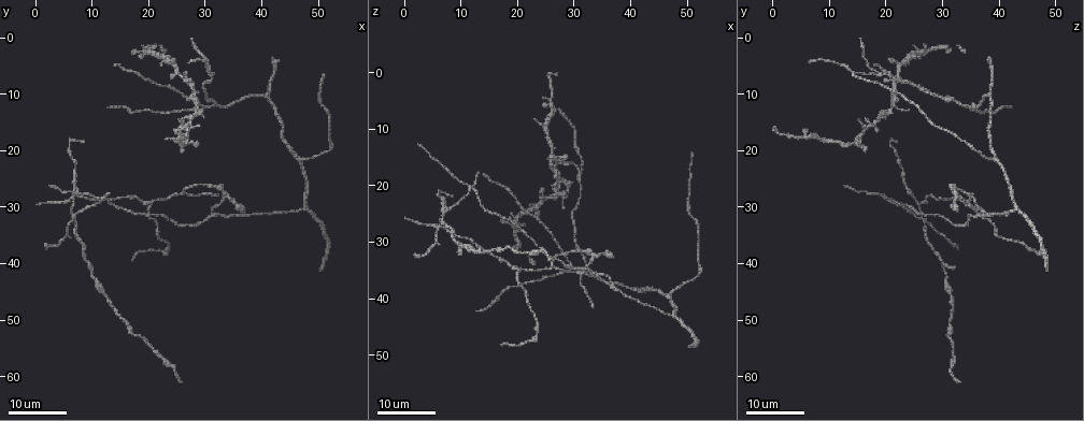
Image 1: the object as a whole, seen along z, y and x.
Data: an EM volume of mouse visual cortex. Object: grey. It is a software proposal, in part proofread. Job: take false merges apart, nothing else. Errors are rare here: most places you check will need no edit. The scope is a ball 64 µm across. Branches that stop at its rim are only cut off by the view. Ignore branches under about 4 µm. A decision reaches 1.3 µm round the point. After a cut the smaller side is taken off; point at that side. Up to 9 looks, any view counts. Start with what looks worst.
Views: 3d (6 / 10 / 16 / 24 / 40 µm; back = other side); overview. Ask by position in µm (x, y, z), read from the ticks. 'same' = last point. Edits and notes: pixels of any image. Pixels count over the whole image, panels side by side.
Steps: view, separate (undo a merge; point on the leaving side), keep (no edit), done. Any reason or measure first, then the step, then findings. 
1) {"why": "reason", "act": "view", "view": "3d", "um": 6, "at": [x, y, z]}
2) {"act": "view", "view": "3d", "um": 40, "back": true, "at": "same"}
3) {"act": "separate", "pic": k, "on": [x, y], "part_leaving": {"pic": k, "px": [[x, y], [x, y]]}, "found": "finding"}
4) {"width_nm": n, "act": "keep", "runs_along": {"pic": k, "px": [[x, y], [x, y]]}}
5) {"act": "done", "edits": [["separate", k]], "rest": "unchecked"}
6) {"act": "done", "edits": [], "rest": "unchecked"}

{"why": "looks like a crossing", "act": "view", "view": "3d", "um": 16, "at": [12.0, 28.5, 20.5]}

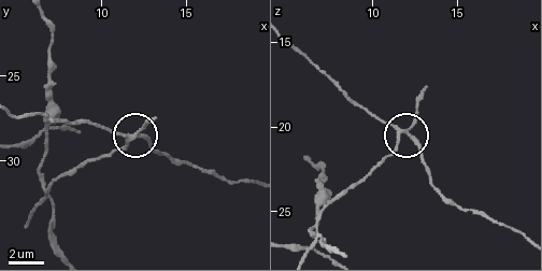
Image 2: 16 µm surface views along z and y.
{"why": "zoom in", "act": "view", "view": "3d", "um": 10, "at": [11.5, 28.6, 20.3]}

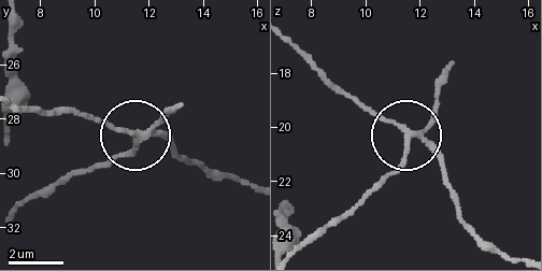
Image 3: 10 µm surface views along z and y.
{"side_arm_um": 13, "act": "separate", "pic": 3, "on": [130, 153], "part_leaving": {"pic": 3, "px": [[144, 136], [130, 150], [70, 173], [22, 203]]}, "found": "two neurons meet here"}

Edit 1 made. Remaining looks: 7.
{"why": "a fork", "act": "view", "view": "3d", "um": 16, "at": [36.5, 31.0, 37.5]}

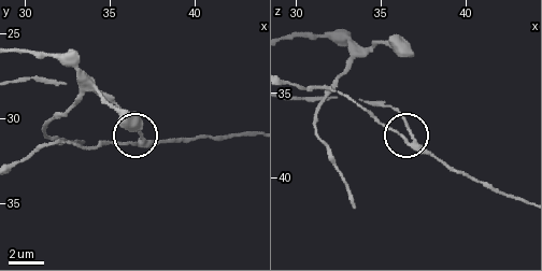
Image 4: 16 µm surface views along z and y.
{"why": "closer look", "act": "view", "view": "3d", "um": 6, "at": [36.9, 31.3, 37.8]}

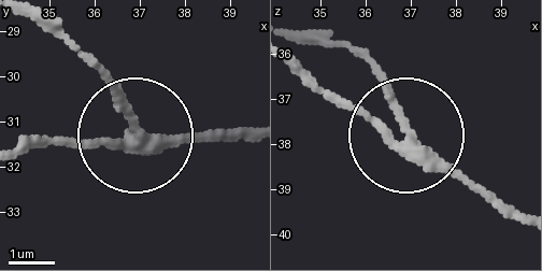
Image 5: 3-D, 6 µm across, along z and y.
{"arms": 3, "act": "keep", "runs_along": {"pic": 5, "px": [[514, 219], [422, 151], [356, 51]]}, "found": "continuous, no second neuron"}

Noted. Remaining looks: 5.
{"why": "arms part here", "act": "view", "view": "3d", "um": 16, "at": [27.0, 27.5, 35.0]}

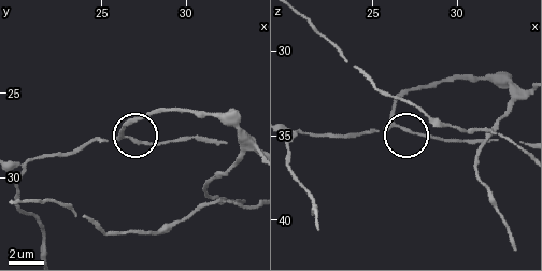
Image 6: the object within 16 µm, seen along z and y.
{"act": "view", "view": "3d", "um": 10, "at": [26.6, 27.6, 34.5]}

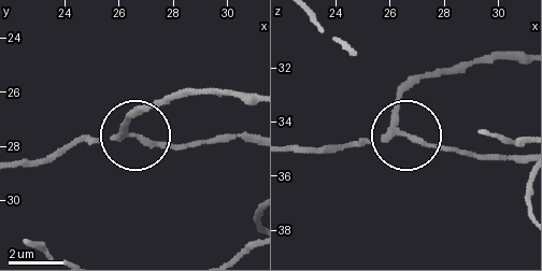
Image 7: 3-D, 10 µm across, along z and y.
{"arms": 3, "act": "separate", "pic": 7, "on": [133, 114], "part_leaving": {"pic": 7, "px": [[125, 132], [153, 100], [251, 91]]}, "found": "a second neuron is stuck on"}

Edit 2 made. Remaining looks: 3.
{"why": "redraw", "act": "view", "view": "overview"}

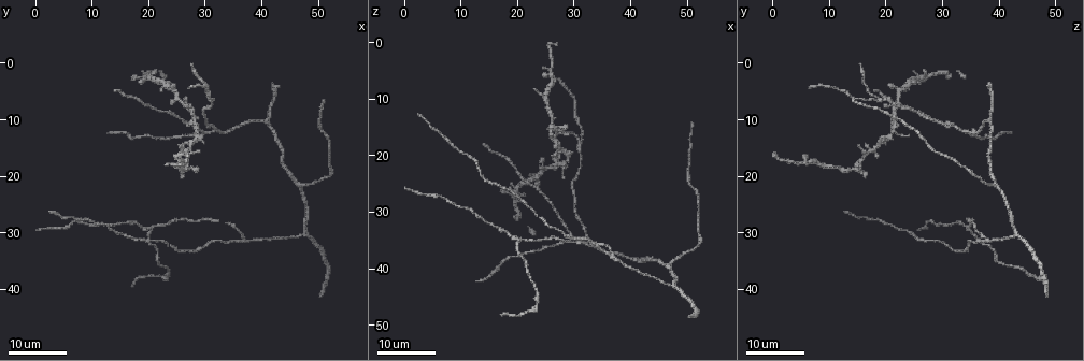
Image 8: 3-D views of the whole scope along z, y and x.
{"why": "a fork", "act": "view", "view": "3d", "um": 16, "at": [20.0, 30.0, 35.5]}

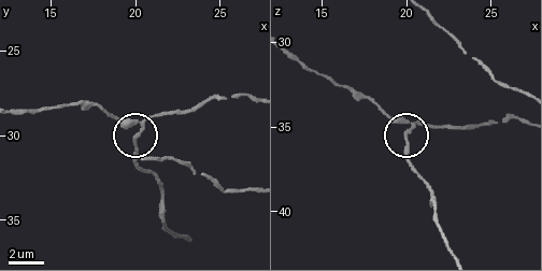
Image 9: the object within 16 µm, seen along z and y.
{"act": "view", "view": "3d", "um": 10, "at": [20.2, 29.8, 35.1]}

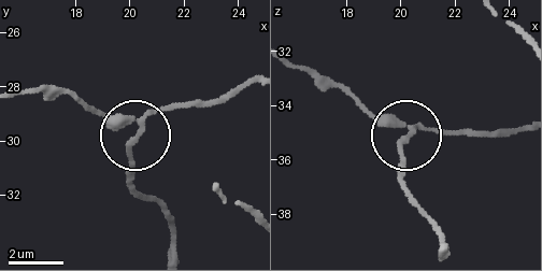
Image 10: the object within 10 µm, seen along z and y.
{"side_arm_um": 24, "act": "separate", "pic": 10, "on": [130, 155], "part_leaving": {"pic": 10, "px": [[139, 124], [132, 177], [162, 212], [174, 246]]}, "found": "two neurons meet here"}

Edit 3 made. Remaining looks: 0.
{"act": "done", "edits": [["separate", 3], ["separate", 7], ["separate", 10]], "rest": "unchecked"}

